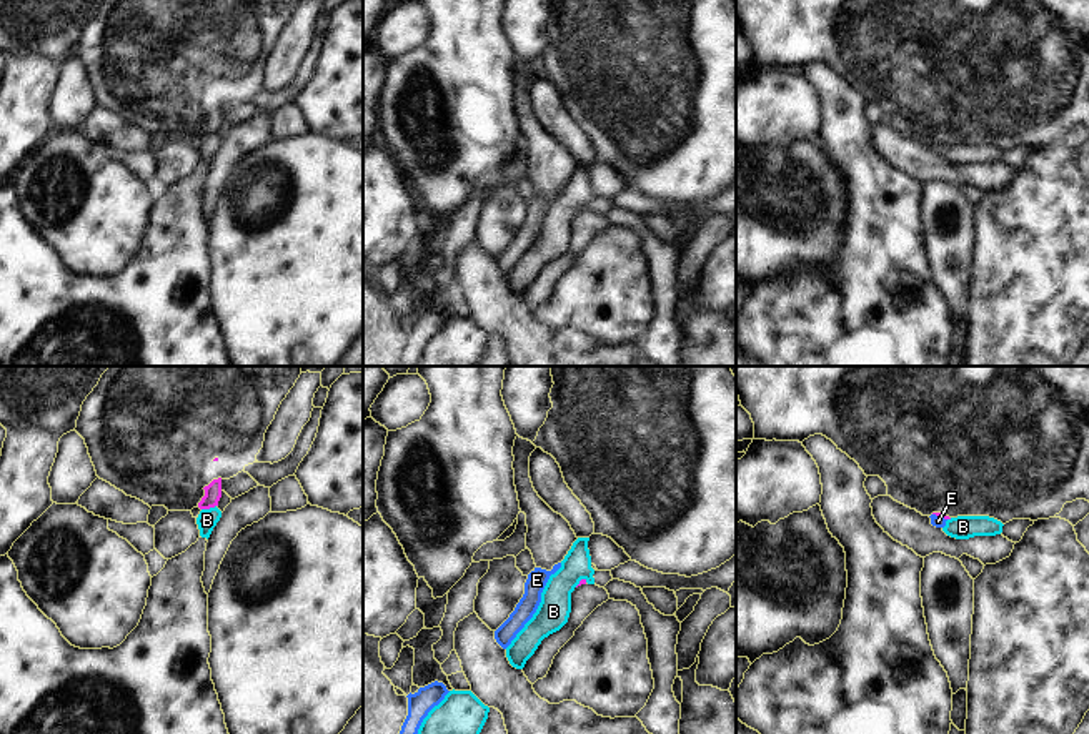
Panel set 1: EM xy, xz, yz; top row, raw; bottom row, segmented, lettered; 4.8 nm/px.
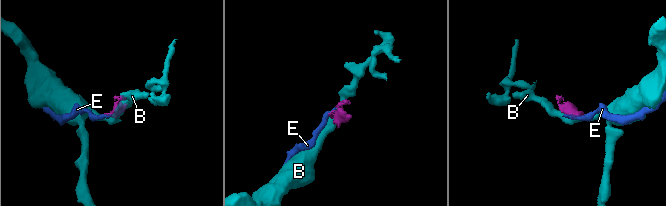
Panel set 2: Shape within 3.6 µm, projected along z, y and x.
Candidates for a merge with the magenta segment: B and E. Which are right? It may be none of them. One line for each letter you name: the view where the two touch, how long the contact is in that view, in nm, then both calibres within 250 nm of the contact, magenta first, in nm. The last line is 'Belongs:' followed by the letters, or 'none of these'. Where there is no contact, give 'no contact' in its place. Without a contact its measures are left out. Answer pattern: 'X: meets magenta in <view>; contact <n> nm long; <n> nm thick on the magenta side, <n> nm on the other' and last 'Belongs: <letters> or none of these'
Belongs: none of these

